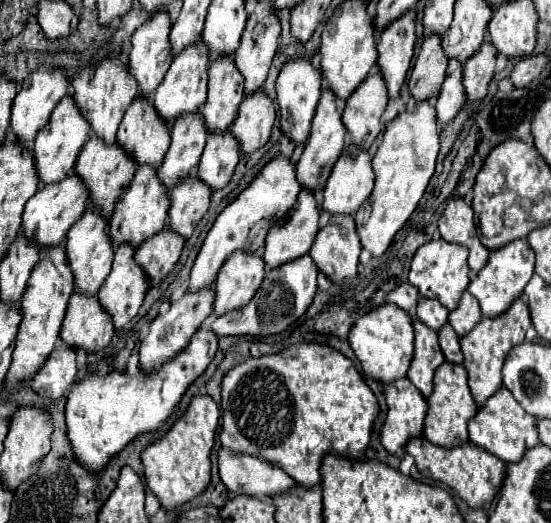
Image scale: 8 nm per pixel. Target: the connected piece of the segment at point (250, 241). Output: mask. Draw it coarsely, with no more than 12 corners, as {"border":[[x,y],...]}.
{"border":[[275,156],[215,218],[189,290],[209,286],[235,250],[257,252],[301,184]]}

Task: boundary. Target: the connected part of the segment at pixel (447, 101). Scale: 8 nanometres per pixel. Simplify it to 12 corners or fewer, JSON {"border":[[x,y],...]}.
{"border":[[449,60],[437,100],[439,124],[457,116],[467,96],[463,64]]}

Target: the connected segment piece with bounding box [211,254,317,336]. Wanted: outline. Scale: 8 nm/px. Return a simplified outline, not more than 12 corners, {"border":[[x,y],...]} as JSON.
{"border":[[305,254],[267,270],[247,306],[213,318],[217,336],[283,332],[309,308]]}

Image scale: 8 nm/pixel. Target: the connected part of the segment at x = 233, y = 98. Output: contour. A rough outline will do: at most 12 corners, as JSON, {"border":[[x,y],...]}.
{"border":[[233,58],[209,66],[207,130],[227,130],[243,96]]}

